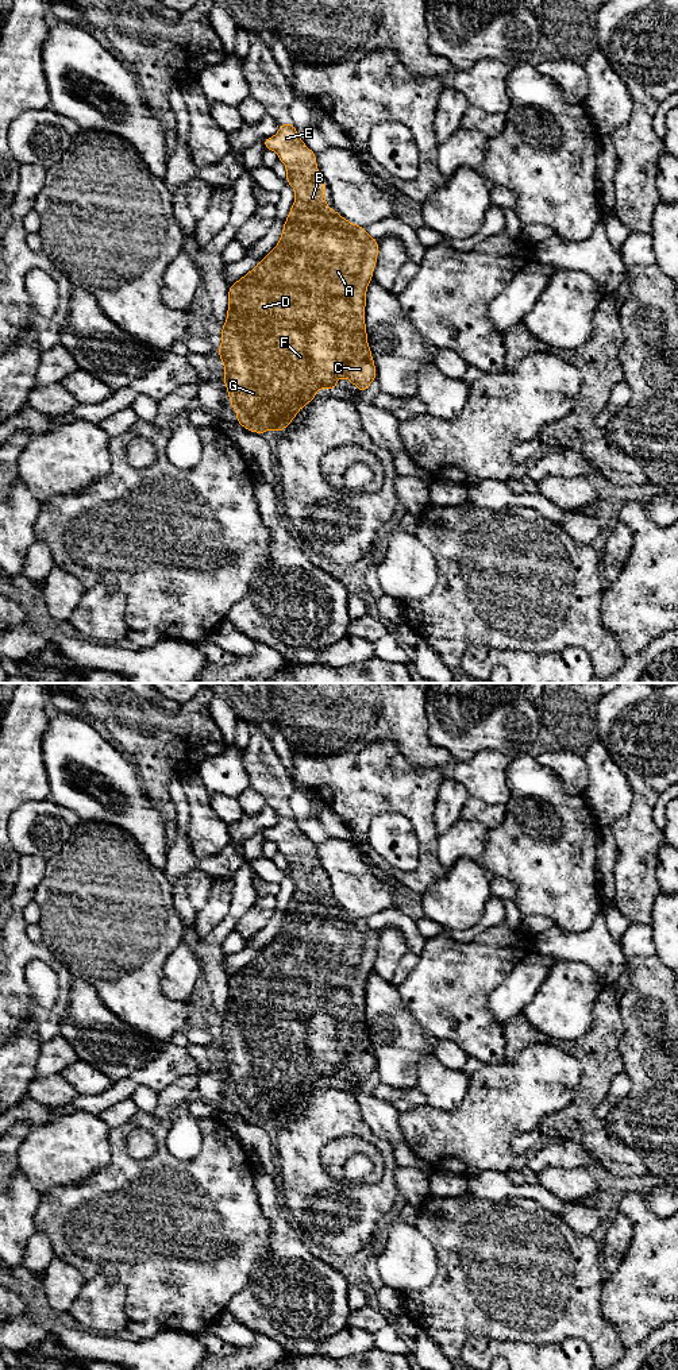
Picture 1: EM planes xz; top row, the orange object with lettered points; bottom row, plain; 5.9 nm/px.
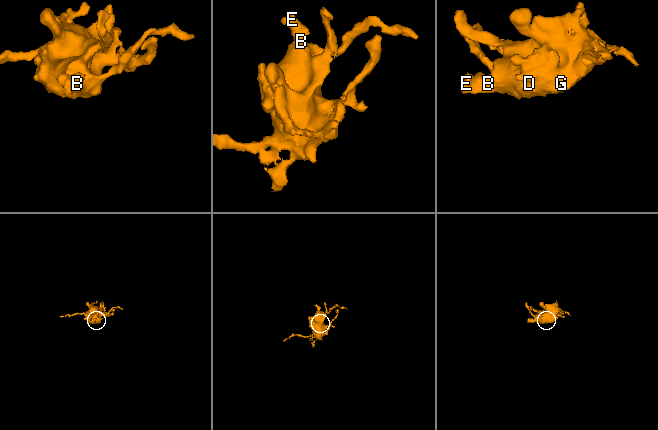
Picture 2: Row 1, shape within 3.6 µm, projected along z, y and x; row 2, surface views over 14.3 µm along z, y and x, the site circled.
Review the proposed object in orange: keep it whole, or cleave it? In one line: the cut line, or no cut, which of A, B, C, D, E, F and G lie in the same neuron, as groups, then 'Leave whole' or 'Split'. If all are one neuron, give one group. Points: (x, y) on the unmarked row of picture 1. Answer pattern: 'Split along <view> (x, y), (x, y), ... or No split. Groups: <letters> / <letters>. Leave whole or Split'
No split. Groups: A B C D E F G. Leave whole

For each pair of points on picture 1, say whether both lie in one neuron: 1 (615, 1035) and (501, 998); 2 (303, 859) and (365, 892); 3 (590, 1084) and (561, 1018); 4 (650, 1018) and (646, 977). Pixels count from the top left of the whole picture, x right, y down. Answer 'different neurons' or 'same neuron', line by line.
1: different neurons
2: different neurons
3: different neurons
4: same neuron

